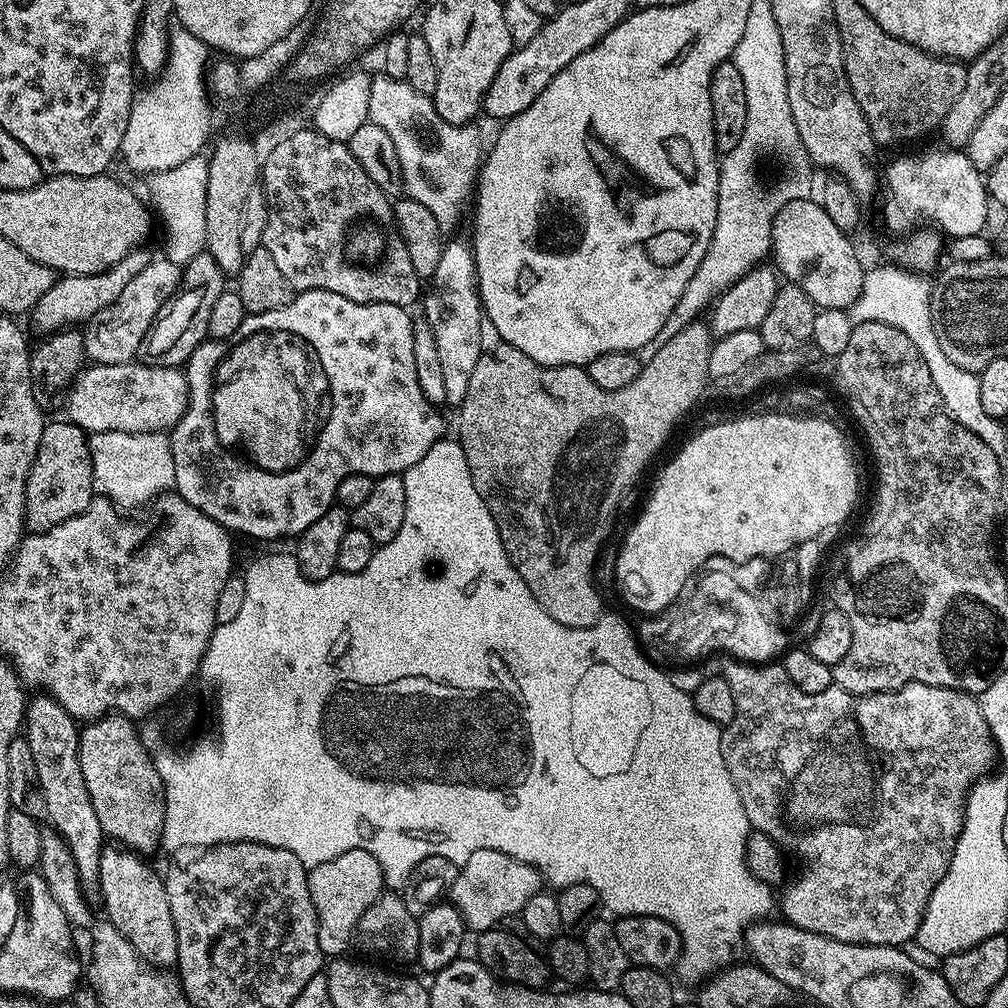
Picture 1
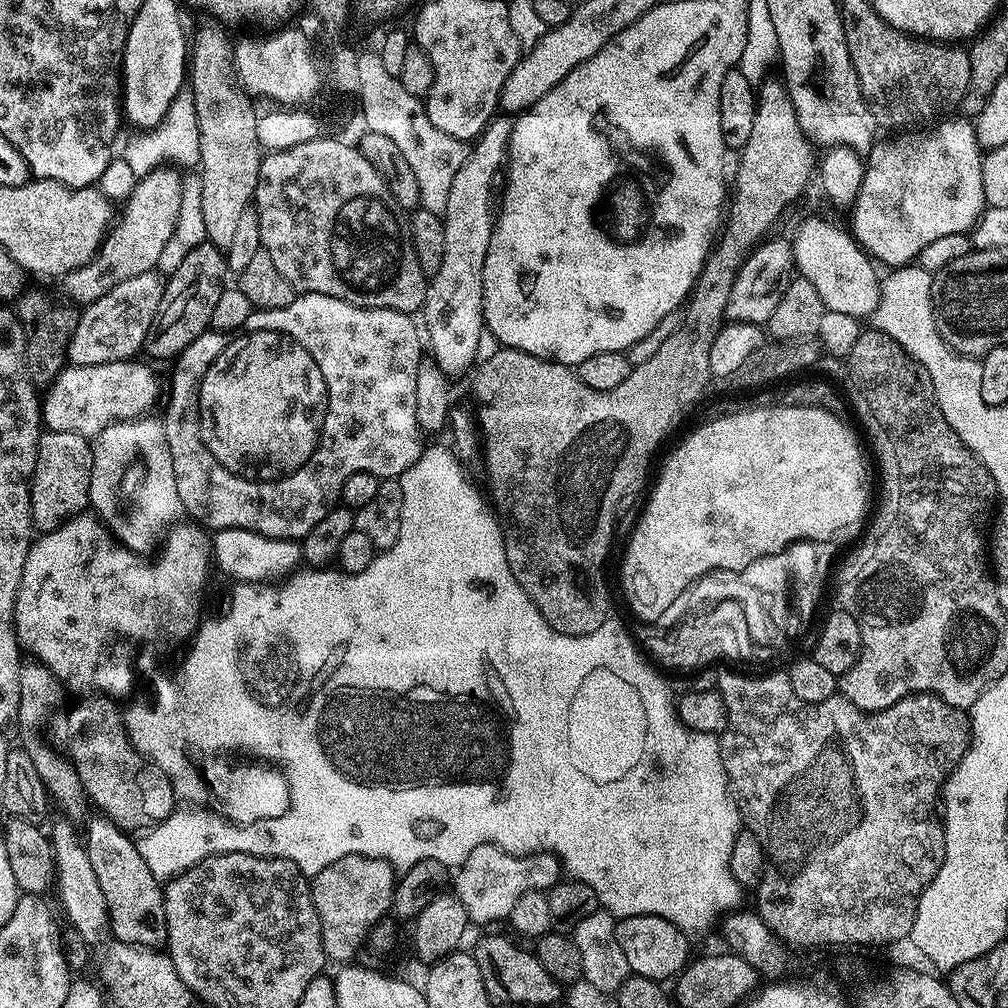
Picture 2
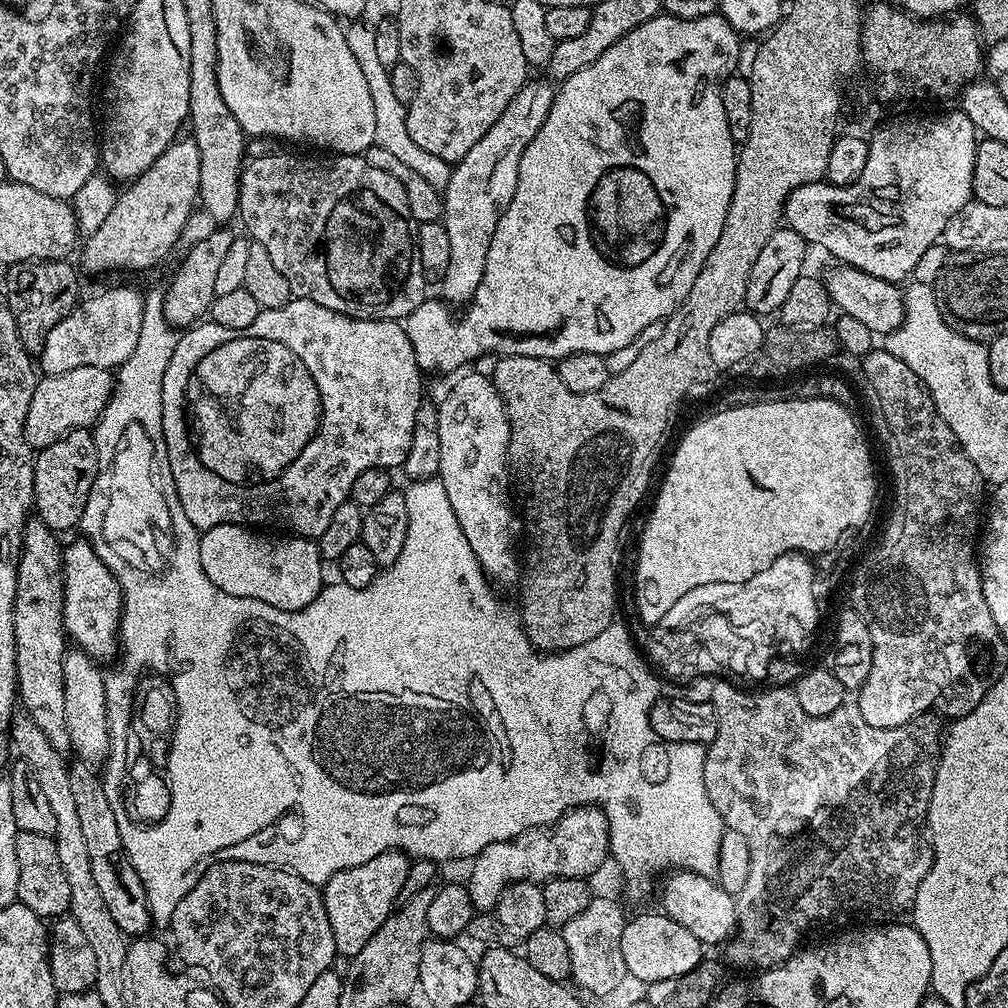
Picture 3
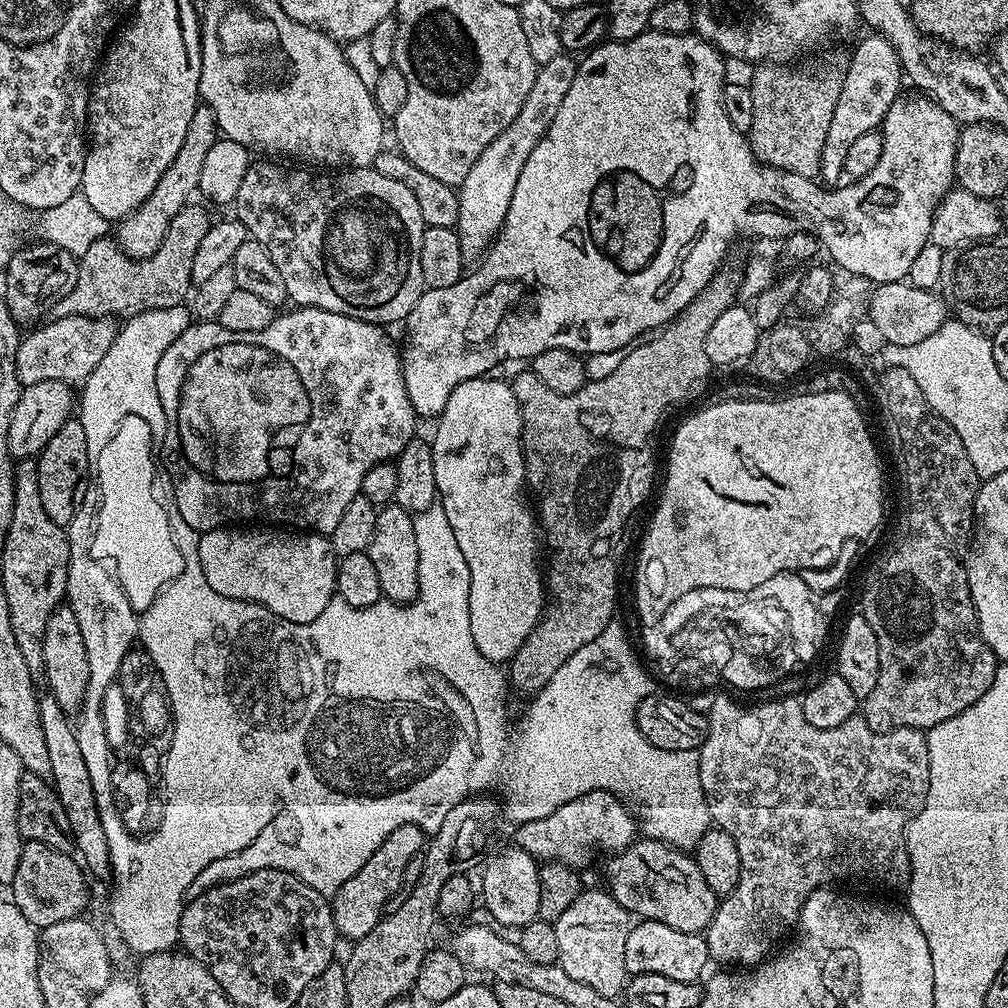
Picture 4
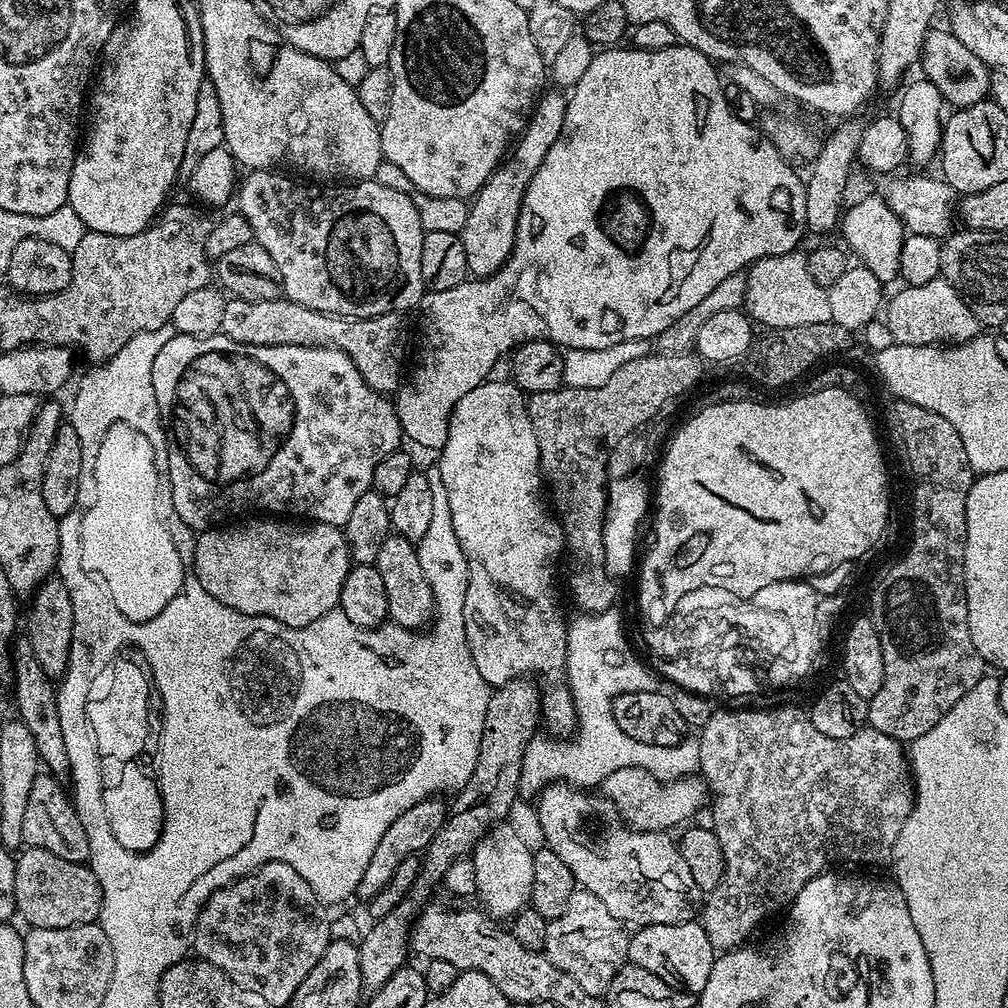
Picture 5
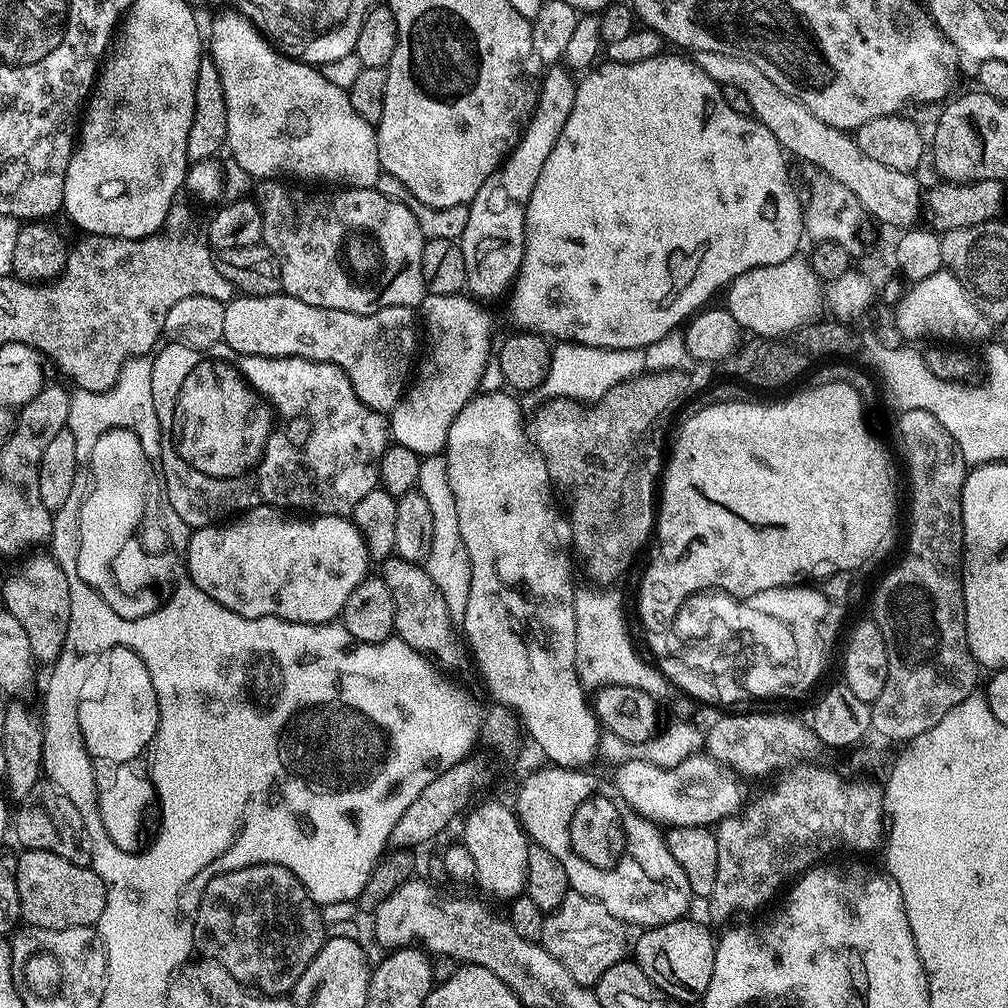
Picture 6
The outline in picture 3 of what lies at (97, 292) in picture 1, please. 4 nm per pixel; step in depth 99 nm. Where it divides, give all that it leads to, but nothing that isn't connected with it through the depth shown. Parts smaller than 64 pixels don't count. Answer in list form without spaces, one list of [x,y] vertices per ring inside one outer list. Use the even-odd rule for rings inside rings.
[[[177,138],[136,180],[116,197],[114,208],[98,230],[87,233],[84,244],[84,268],[88,272],[144,272],[152,268],[168,251],[172,252],[198,204],[200,195],[200,155],[196,141]]]

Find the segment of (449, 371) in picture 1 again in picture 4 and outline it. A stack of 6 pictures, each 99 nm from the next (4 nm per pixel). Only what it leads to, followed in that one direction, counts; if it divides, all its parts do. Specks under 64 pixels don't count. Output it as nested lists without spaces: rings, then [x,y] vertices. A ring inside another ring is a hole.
[[[561,54],[551,62],[539,65],[536,69],[534,86],[530,86],[530,94],[526,94],[526,102],[522,102],[522,110],[518,110],[518,118],[482,150],[478,162],[470,166],[470,174],[458,186],[458,220],[455,230],[458,242],[462,244],[461,253],[465,261],[476,262],[492,247],[493,239],[500,227],[504,225],[506,210],[510,210],[510,198],[514,198],[514,186],[518,186],[518,174],[522,174],[522,166],[526,166],[526,158],[530,158],[530,150],[540,137],[546,134],[550,122],[554,122],[554,114],[558,114],[558,106],[566,99],[566,94],[576,77],[578,60],[575,55]]]

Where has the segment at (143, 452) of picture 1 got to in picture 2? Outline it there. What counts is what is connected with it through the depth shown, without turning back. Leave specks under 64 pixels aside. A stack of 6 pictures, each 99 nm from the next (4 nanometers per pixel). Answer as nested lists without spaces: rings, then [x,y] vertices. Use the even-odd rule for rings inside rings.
[[[144,414],[134,420],[120,420],[117,424],[106,426],[99,436],[95,437],[92,444],[92,481],[90,482],[90,494],[88,495],[91,507],[98,513],[99,519],[109,528],[117,541],[122,542],[123,547],[136,552],[151,551],[150,538],[157,538],[158,528],[164,528],[170,523],[170,518],[176,521],[181,519],[184,507],[178,498],[178,482],[174,478],[174,462],[170,458],[170,446],[166,442],[166,430],[163,419],[151,420],[151,415]],[[142,446],[142,450],[148,454],[148,462],[152,466],[152,486],[146,484],[142,488],[142,504],[136,502],[136,516],[130,518],[118,518],[114,516],[118,512],[116,508],[116,482],[120,478],[120,472],[124,464],[130,460],[130,454],[134,448]]]

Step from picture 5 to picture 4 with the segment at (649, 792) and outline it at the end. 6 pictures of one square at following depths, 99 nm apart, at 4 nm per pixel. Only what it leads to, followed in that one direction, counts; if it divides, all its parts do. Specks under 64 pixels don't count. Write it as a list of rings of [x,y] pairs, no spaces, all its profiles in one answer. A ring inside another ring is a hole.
[[[594,790],[590,794],[582,794],[566,802],[566,806],[558,806],[558,810],[554,810],[554,814],[546,814],[546,818],[538,818],[534,822],[519,825],[515,829],[515,847],[526,849],[537,862],[557,860],[563,864],[569,864],[571,868],[583,869],[583,864],[590,863],[596,851],[608,852],[607,854],[622,852],[637,839],[638,820],[633,809],[631,812],[627,806],[629,807],[621,797],[606,790]]]

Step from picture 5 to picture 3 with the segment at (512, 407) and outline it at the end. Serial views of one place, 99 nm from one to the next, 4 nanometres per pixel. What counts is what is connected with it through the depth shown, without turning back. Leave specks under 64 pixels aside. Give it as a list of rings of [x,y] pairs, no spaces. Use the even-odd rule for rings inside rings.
[[[468,370],[453,380],[456,381],[452,389],[445,394],[444,401],[439,401],[436,409],[440,459],[438,479],[450,498],[450,506],[454,506],[454,518],[458,518],[458,526],[462,534],[466,534],[466,542],[470,542],[470,550],[474,550],[489,581],[497,585],[515,585],[522,575],[522,564],[518,552],[516,556],[518,520],[510,495],[510,422],[502,398],[492,385],[492,377]]]

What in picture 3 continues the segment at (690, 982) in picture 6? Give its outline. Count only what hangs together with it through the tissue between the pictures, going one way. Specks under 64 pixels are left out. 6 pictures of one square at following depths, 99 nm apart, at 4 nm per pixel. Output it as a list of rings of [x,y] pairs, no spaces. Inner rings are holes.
[[[663,911],[640,912],[636,917],[625,919],[624,929],[622,930],[622,958],[626,962],[626,970],[631,979],[641,980],[644,986],[654,982],[662,982],[662,978],[678,978],[678,974],[687,974],[688,971],[694,970],[702,959],[702,945],[686,926],[678,926],[674,918],[664,915]]]

